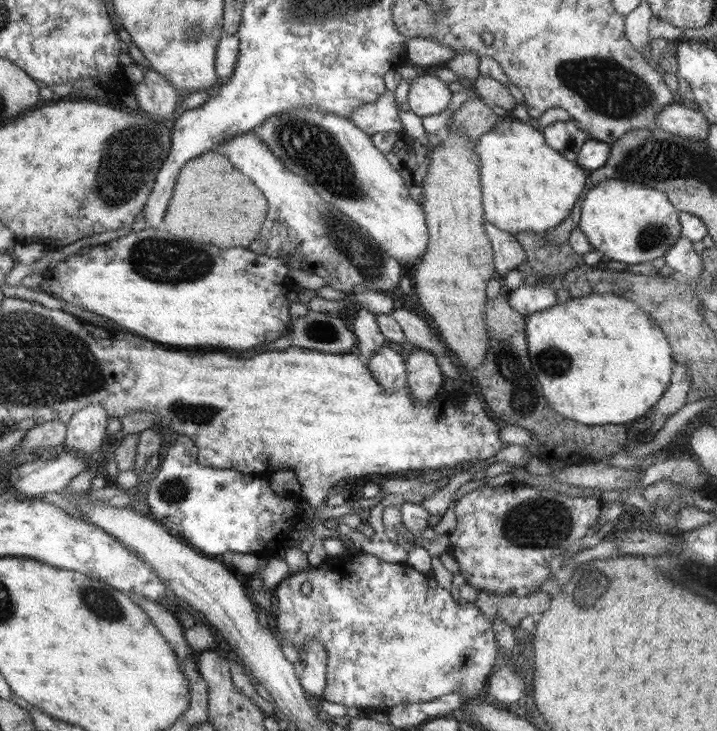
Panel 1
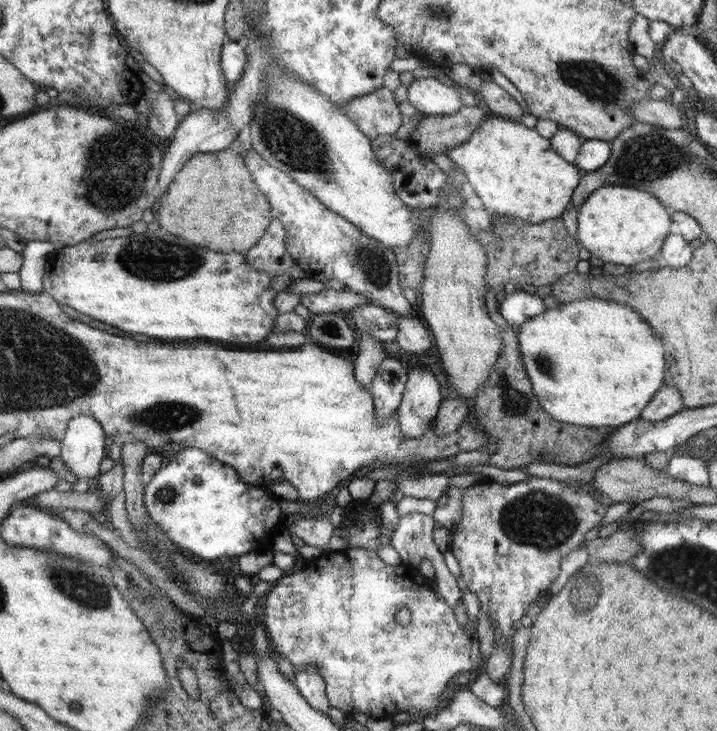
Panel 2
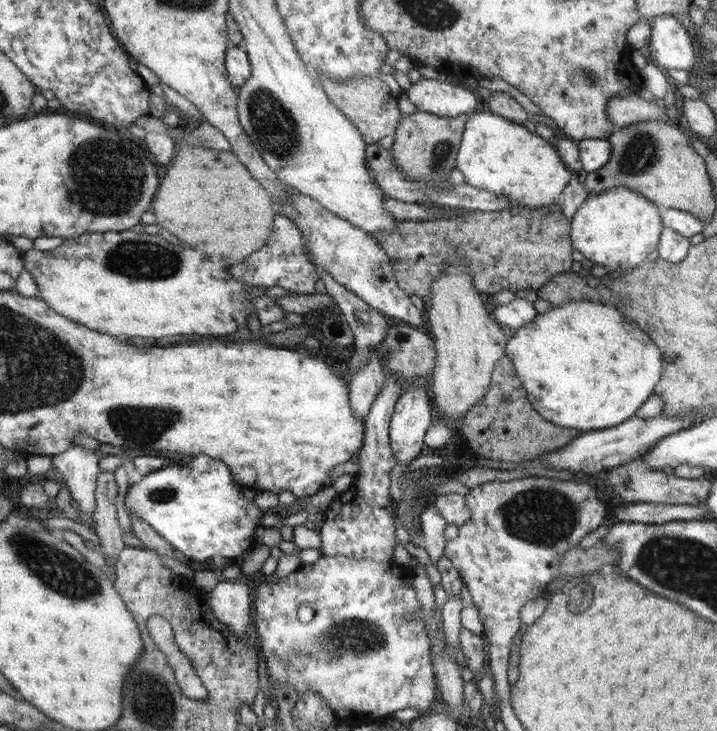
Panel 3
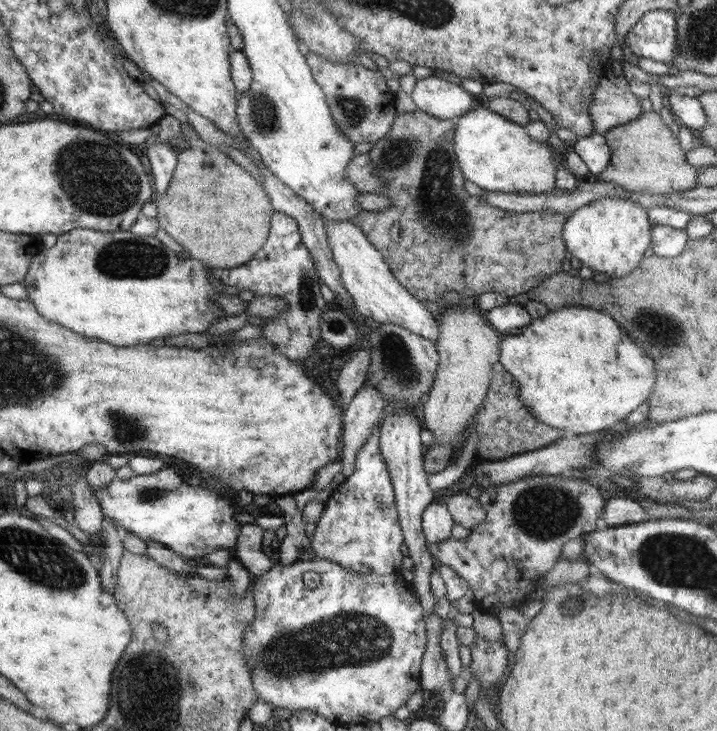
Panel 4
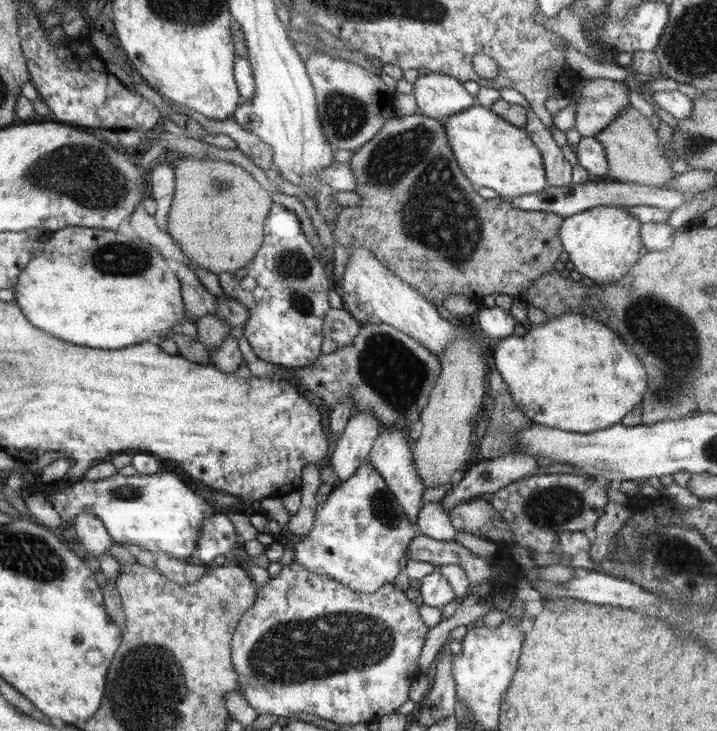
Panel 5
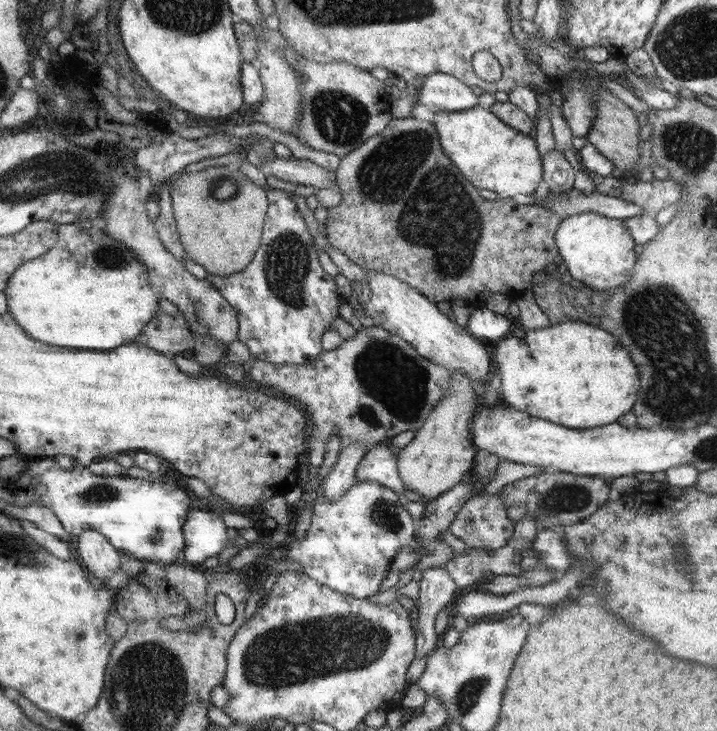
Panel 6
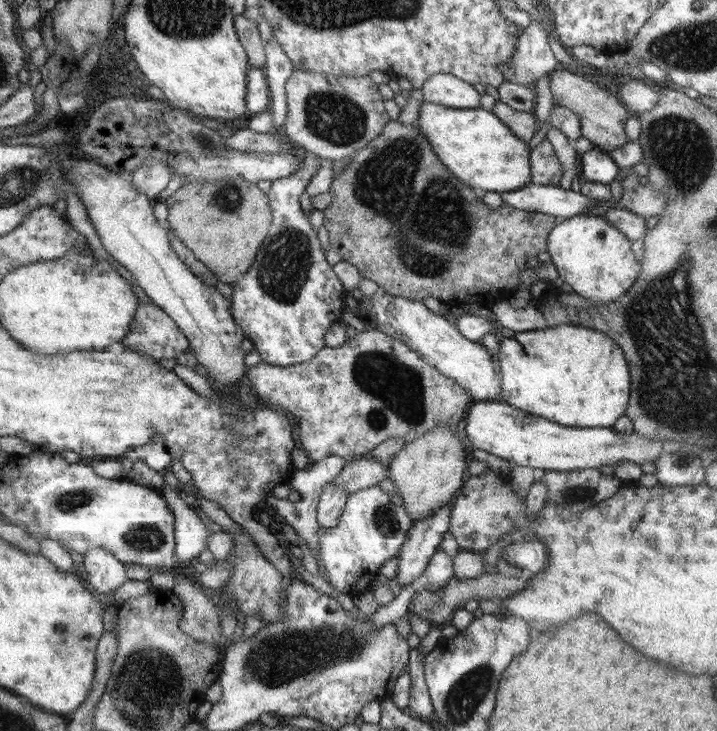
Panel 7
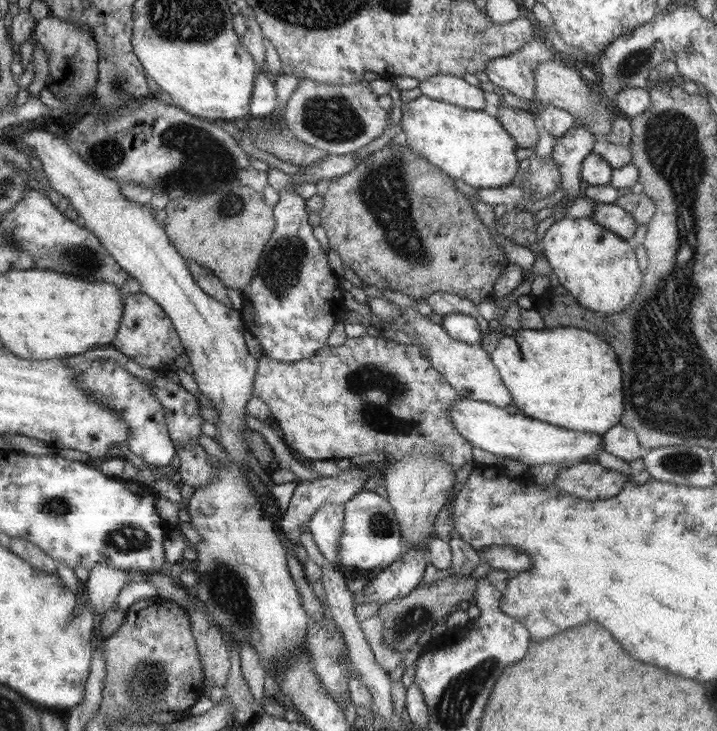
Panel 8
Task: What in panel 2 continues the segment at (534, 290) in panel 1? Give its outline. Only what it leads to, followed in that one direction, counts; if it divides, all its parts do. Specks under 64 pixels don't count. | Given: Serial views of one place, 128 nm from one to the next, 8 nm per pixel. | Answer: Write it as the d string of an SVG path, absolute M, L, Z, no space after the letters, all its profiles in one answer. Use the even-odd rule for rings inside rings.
M518 288L500 302L499 315L503 321L519 327L527 320L542 314L546 309L542 298Z

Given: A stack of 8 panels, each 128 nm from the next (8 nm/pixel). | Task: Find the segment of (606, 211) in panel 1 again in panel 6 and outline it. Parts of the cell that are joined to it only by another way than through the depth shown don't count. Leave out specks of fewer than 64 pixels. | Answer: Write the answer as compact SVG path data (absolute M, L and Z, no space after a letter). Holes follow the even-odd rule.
M594 212L565 217L557 230L556 240L567 272L573 280L598 290L616 290L633 277L636 244L633 234L626 229L624 220L604 217Z

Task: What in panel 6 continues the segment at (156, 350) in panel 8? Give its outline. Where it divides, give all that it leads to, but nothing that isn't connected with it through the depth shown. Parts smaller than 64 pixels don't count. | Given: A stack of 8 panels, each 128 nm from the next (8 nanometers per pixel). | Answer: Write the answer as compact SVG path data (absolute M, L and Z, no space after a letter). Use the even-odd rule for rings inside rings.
M163 311L153 316L152 322L134 340L136 345L146 345L158 353L173 358L196 347L196 340L186 319L178 312L171 316Z

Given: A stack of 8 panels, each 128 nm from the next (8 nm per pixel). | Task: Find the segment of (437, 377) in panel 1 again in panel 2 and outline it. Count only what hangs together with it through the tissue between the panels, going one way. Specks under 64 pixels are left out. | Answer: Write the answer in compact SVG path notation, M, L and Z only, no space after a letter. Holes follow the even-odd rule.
M422 366L409 368L404 398L395 412L401 432L409 438L421 438L432 428L442 402L436 375Z

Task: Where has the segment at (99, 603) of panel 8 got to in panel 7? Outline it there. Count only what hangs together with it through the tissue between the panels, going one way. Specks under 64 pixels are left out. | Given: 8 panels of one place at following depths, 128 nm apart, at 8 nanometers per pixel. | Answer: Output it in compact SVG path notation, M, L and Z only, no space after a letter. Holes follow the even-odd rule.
M91 548L83 558L84 572L88 575L87 583L97 594L112 596L129 579L126 564L103 548Z

